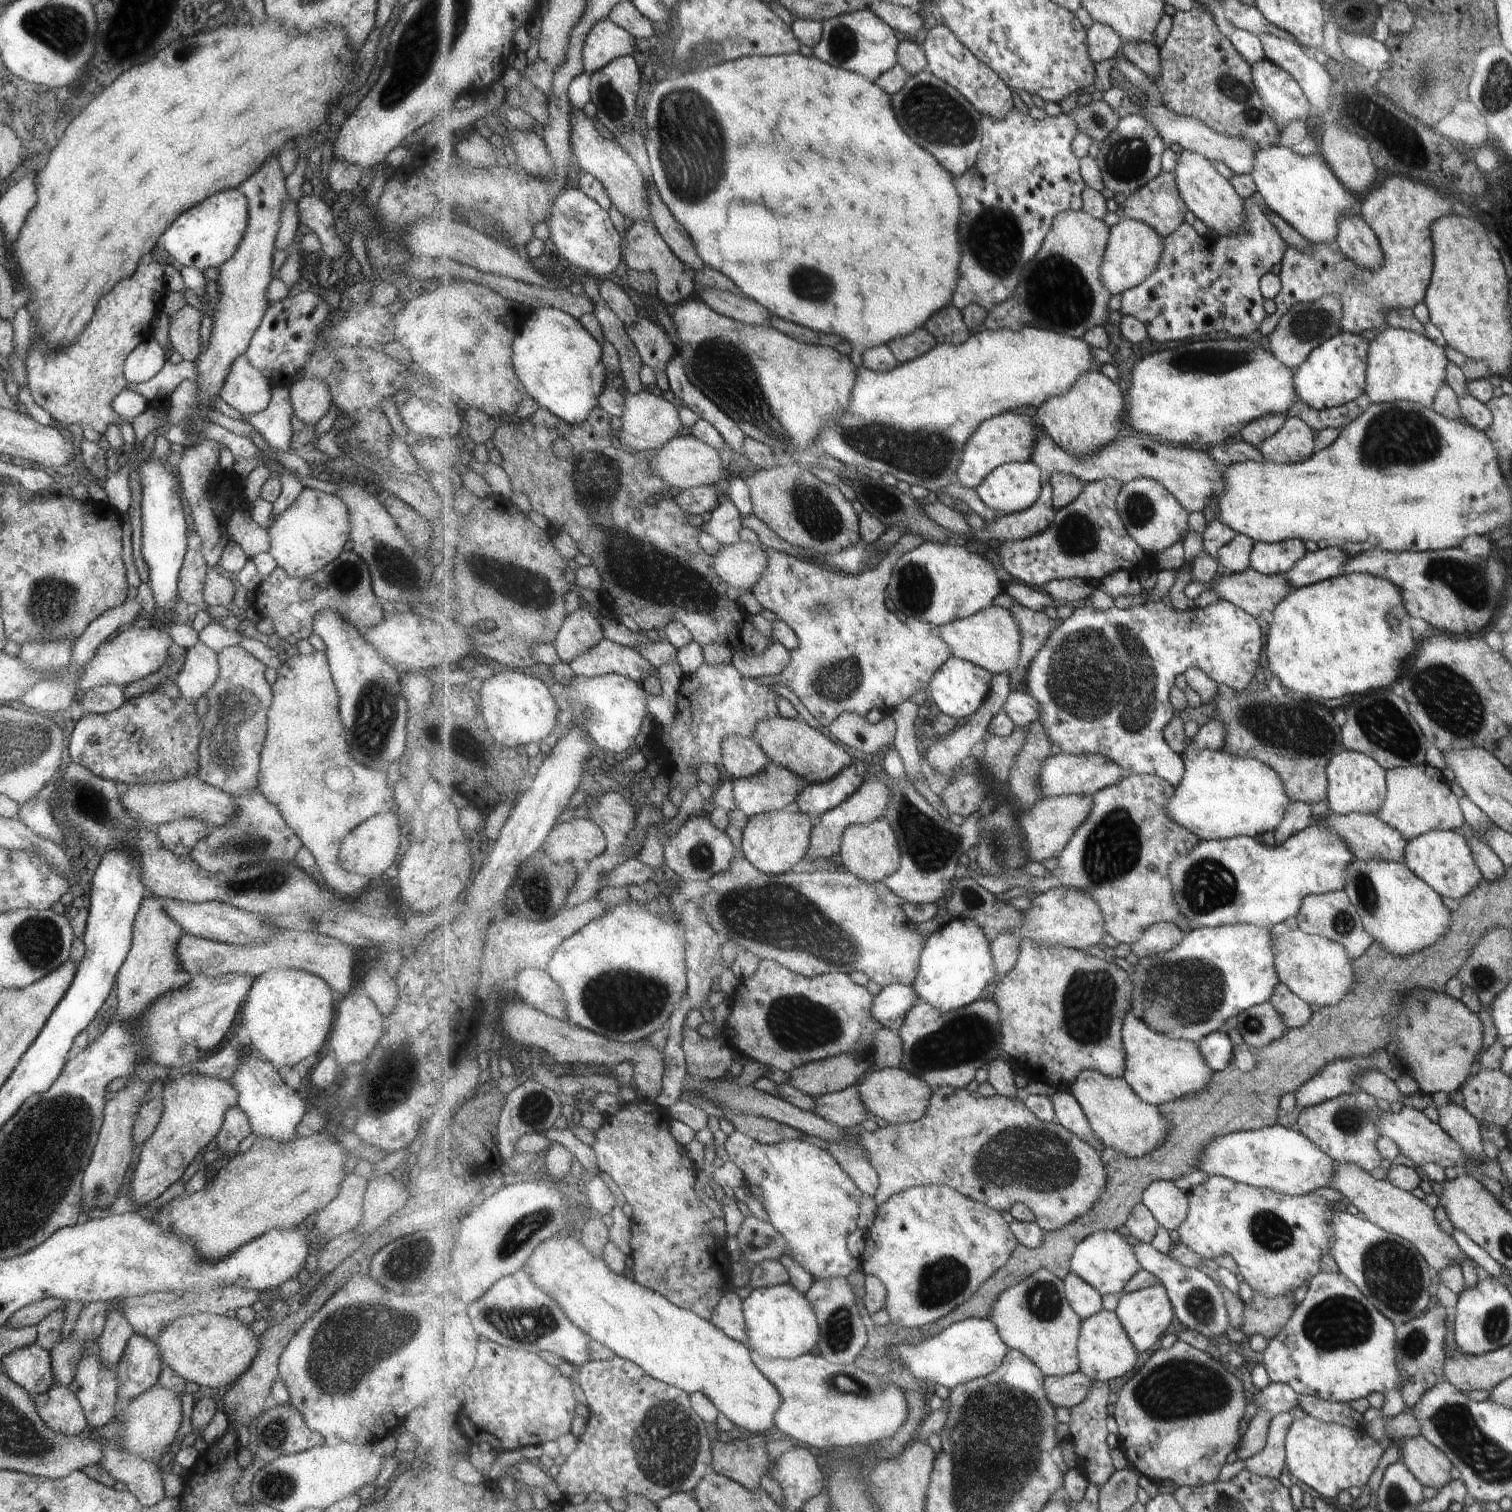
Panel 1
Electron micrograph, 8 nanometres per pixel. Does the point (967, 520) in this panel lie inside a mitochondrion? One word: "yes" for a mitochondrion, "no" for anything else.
no

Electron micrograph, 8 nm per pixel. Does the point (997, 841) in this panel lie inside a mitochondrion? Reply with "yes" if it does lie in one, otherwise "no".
yes

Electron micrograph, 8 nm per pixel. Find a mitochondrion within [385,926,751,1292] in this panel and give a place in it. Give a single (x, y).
(621, 1001)

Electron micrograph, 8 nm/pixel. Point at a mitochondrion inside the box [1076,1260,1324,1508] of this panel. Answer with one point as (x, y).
(1185, 1387)

